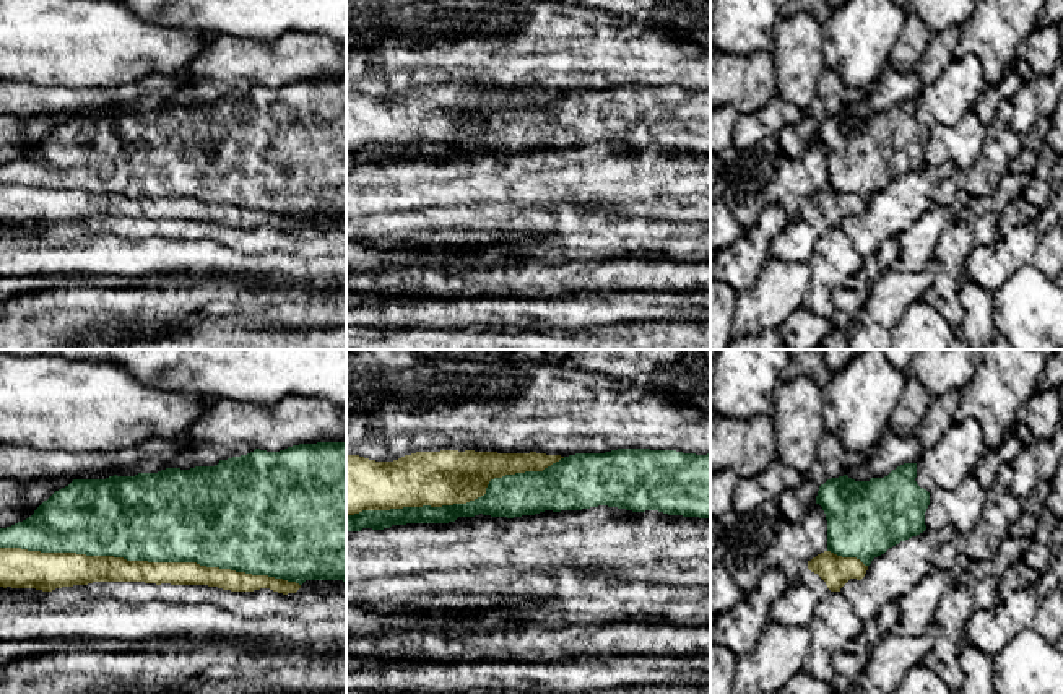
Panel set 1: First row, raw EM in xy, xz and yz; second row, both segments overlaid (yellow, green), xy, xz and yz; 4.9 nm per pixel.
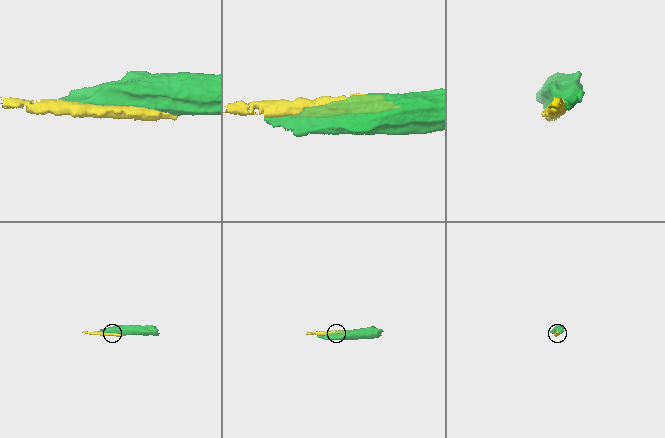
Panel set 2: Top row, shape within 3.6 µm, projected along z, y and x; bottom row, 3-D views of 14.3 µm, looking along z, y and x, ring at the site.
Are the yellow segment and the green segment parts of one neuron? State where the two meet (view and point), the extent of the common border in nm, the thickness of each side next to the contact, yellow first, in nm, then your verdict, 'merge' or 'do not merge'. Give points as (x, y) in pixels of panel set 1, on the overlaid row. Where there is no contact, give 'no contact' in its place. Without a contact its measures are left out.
contact xy (150, 563); length 1500 nm; calibres 130 and 440 nm; do not merge

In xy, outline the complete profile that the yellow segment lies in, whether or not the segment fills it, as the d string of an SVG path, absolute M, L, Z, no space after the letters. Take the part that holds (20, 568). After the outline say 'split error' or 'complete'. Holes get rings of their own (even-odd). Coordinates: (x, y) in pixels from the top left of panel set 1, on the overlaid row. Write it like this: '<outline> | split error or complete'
M0 548L0 587L52 592L93 582L145 582L171 585L208 585L231 592L270 588L288 595L301 585L268 575L252 575L197 562L127 561L114 556L41 553Z | complete

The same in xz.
M475 450L416 452L393 462L346 455L346 515L466 504L484 496L494 478L543 471L561 458Z | complete

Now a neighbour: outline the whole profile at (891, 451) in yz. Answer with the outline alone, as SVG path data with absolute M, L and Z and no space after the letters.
M887 427L863 462L871 478L884 478L904 463L917 463L923 450L915 436L899 436Z

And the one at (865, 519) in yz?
M904 463L884 478L855 481L844 475L821 484L816 504L822 507L827 520L827 551L842 557L857 557L870 566L889 548L923 533L930 492L920 488L915 478L917 463Z

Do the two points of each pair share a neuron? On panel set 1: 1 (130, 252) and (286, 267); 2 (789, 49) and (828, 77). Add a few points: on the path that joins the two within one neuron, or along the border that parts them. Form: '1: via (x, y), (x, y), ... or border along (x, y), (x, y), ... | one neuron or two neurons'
1: via (169, 260), (220, 260), (247, 267) | one neuron
2: border along (826, 67), (816, 96) | two neurons

